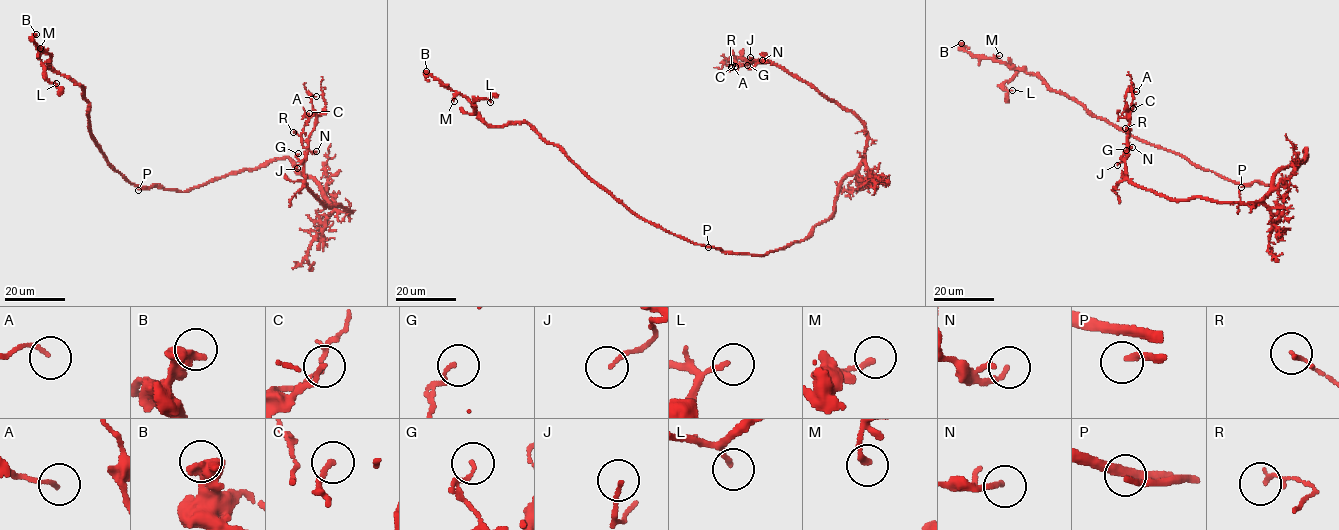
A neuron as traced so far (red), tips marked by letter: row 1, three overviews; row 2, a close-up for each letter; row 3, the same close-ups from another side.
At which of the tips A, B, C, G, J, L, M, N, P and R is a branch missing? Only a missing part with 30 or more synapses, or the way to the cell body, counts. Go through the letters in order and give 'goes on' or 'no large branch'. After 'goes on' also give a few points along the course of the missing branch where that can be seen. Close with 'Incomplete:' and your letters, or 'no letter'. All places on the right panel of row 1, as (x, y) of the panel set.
A: no large branch
B: no large branch
C: no large branch
G: no large branch
J: no large branch
L: no large branch
M: no large branch
N: no large branch
P: goes on
R: no large branch
Incomplete: P

